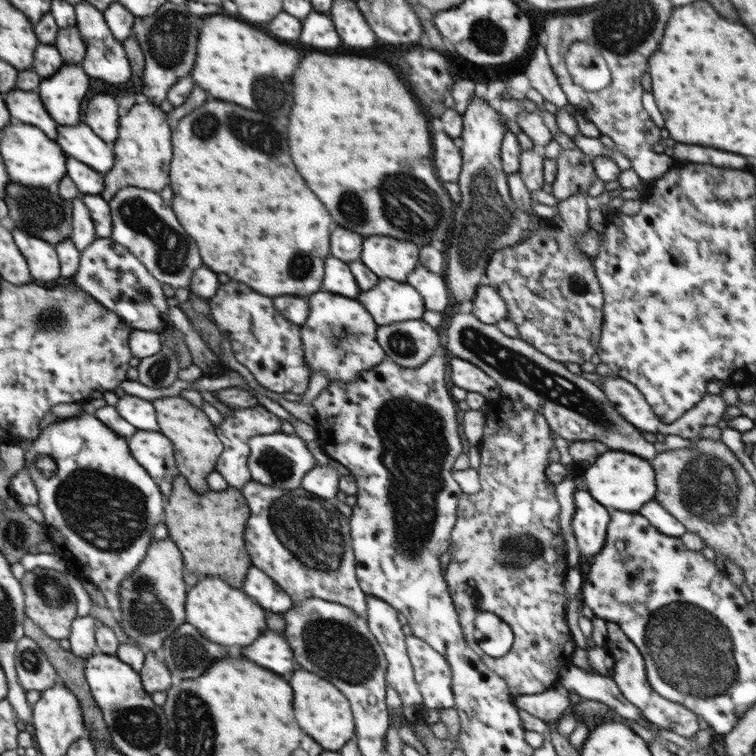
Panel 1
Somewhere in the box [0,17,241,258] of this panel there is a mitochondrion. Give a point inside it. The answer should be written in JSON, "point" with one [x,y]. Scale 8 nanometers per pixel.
{"point":[42,212]}

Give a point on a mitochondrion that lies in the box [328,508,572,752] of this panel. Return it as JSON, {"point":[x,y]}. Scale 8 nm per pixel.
{"point":[518,551]}

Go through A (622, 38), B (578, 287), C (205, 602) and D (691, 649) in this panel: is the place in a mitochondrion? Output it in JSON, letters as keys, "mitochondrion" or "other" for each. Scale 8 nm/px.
{"A":"mitochondrion","B":"other","C":"other","D":"mitochondrion"}

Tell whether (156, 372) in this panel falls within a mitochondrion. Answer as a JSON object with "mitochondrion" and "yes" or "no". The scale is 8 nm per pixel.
{"mitochondrion":"yes"}

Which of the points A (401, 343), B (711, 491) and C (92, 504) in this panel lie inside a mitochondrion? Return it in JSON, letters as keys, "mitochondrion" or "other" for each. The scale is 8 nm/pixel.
{"A":"mitochondrion","B":"mitochondrion","C":"mitochondrion"}

